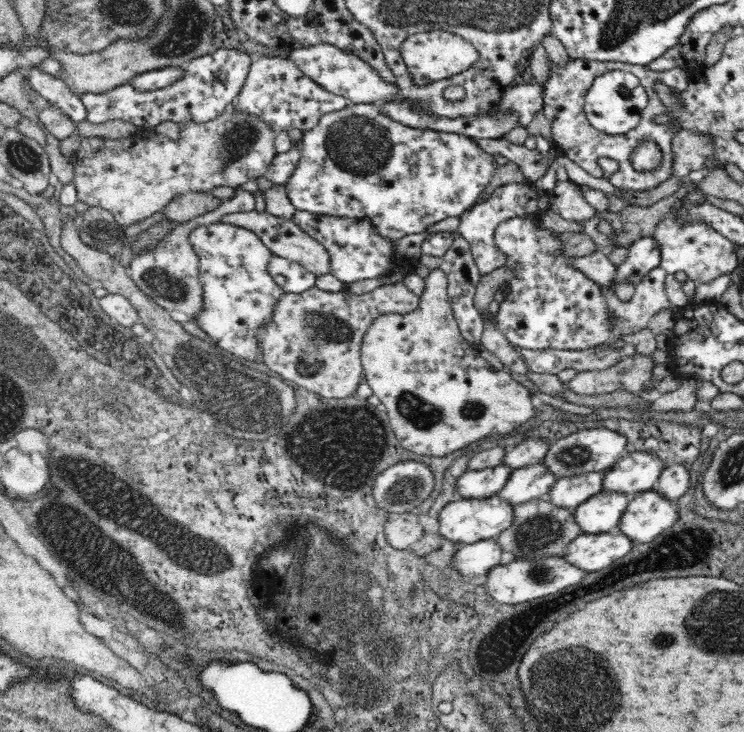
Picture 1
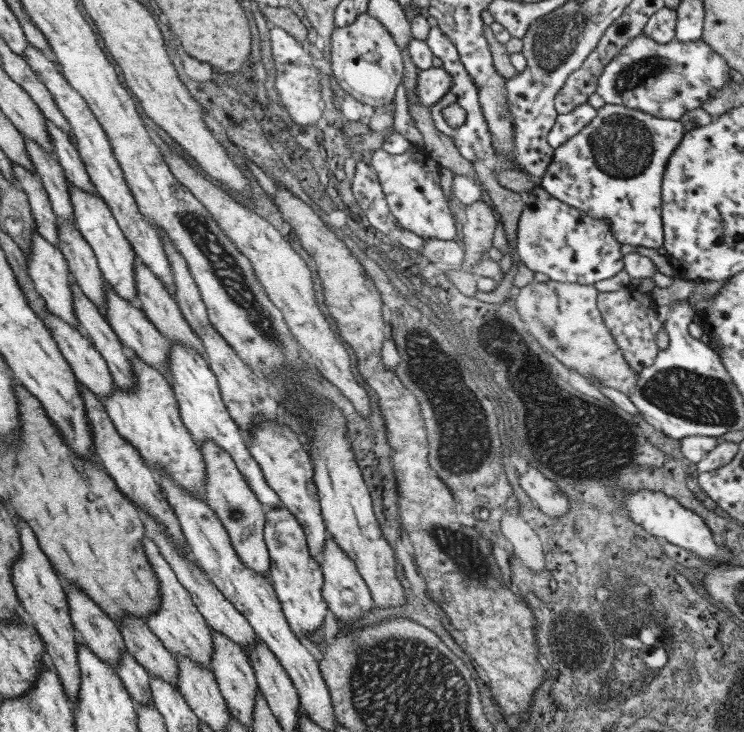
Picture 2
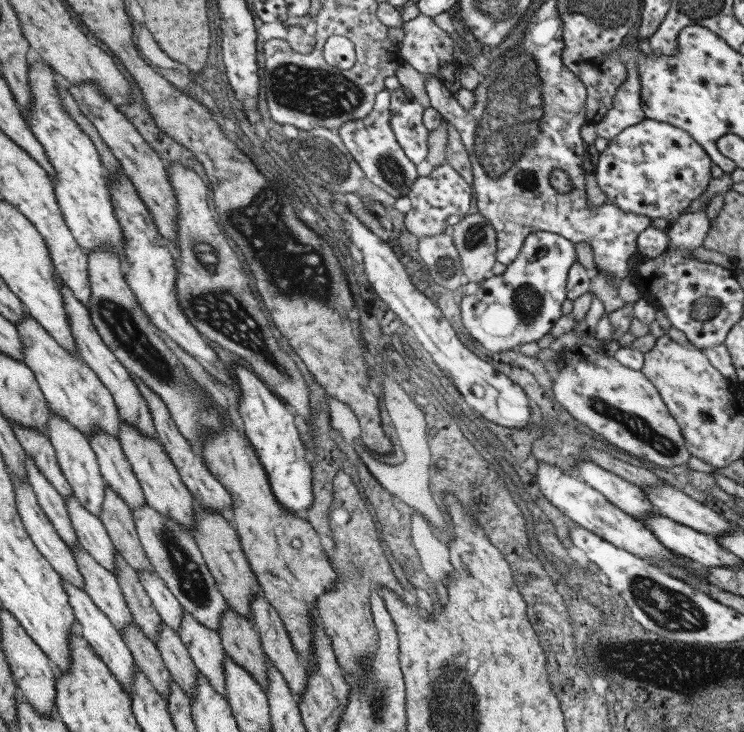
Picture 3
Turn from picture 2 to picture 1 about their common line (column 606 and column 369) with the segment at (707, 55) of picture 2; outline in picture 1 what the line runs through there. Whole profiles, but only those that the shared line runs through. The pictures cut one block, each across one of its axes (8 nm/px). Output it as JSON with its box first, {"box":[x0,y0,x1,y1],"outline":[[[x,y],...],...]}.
{"box":[289,44,403,104],"outline":[[[324,44],[292,51],[289,58],[300,67],[300,70],[303,70],[308,78],[323,86],[328,92],[347,98],[348,103],[383,104],[403,98],[396,80],[394,82],[385,80],[373,66],[364,62],[364,59],[358,57],[353,51]]]}

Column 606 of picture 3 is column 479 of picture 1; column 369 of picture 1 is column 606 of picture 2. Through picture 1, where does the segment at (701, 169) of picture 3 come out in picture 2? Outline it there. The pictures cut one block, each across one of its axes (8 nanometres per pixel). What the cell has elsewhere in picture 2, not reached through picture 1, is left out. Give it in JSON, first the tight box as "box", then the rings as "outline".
{"box":[538,103,683,248],"outline":[[[604,103],[595,117],[571,138],[553,149],[551,162],[538,186],[557,200],[579,210],[595,220],[605,220],[611,235],[620,244],[654,248],[662,246],[661,180],[665,163],[683,137],[678,120],[655,118],[647,113],[621,105]]]}

